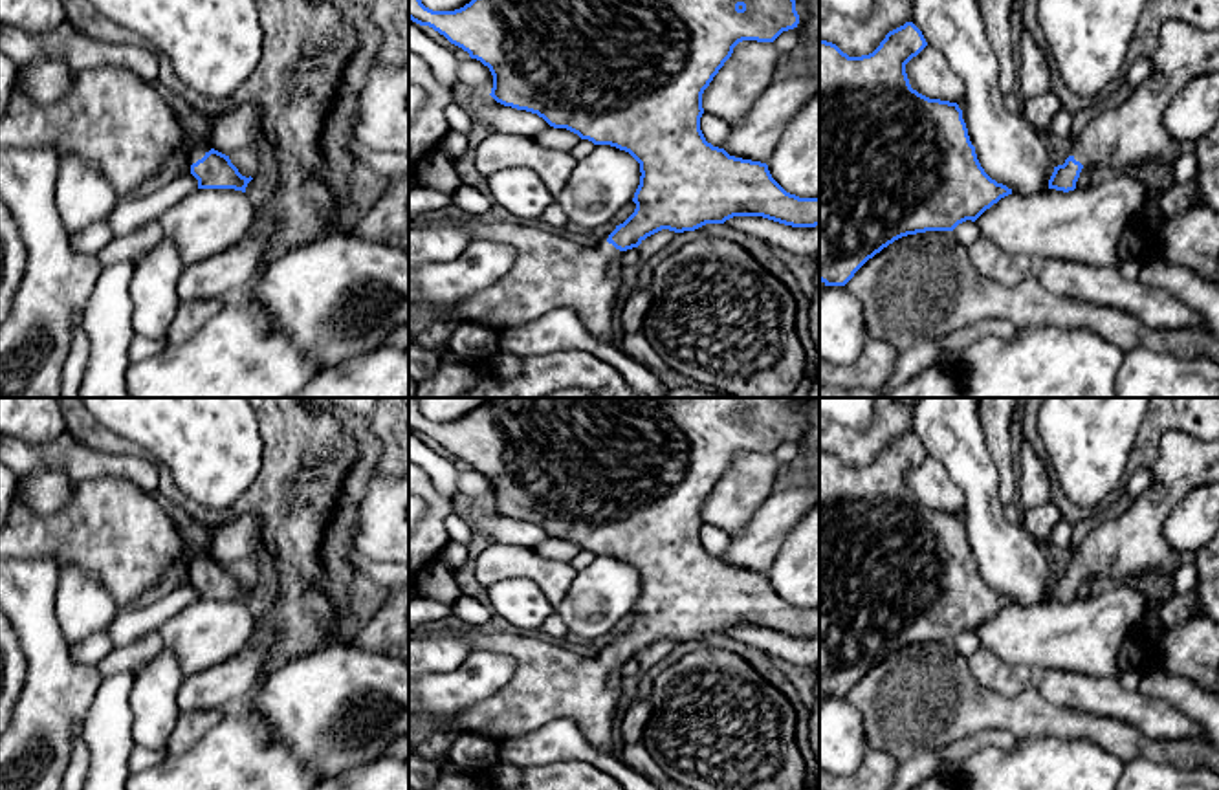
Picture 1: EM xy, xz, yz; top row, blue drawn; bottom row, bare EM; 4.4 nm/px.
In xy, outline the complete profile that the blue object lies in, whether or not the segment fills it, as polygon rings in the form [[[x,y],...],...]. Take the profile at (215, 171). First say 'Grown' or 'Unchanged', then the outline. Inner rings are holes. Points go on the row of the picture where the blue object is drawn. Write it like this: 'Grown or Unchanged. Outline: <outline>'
Grown. Outline: [[[97,66],[75,71],[70,90],[57,101],[35,101],[13,90],[0,115],[2,148],[49,147],[57,156],[77,154],[97,165],[117,194],[134,192],[158,172],[174,150],[183,150],[198,189],[235,189],[246,192],[253,180],[238,172],[229,156],[209,143],[189,139],[161,93],[134,71],[119,66]]]

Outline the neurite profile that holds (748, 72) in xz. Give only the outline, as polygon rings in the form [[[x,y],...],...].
[[[742,40],[702,93],[704,112],[741,123],[772,84],[783,57],[774,42]]]

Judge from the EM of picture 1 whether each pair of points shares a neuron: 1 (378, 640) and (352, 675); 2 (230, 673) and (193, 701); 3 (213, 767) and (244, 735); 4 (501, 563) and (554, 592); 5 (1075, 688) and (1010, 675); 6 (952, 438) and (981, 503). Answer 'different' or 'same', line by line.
1: different
2: same
3: same
4: same
5: different
6: same

